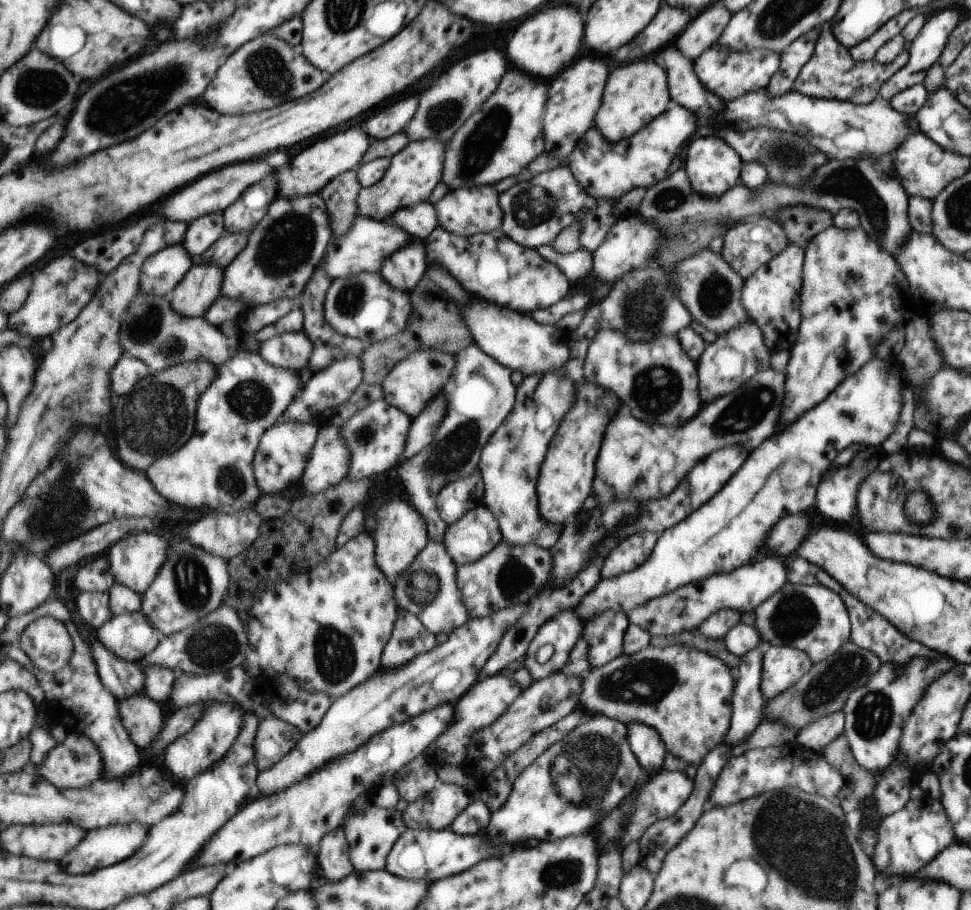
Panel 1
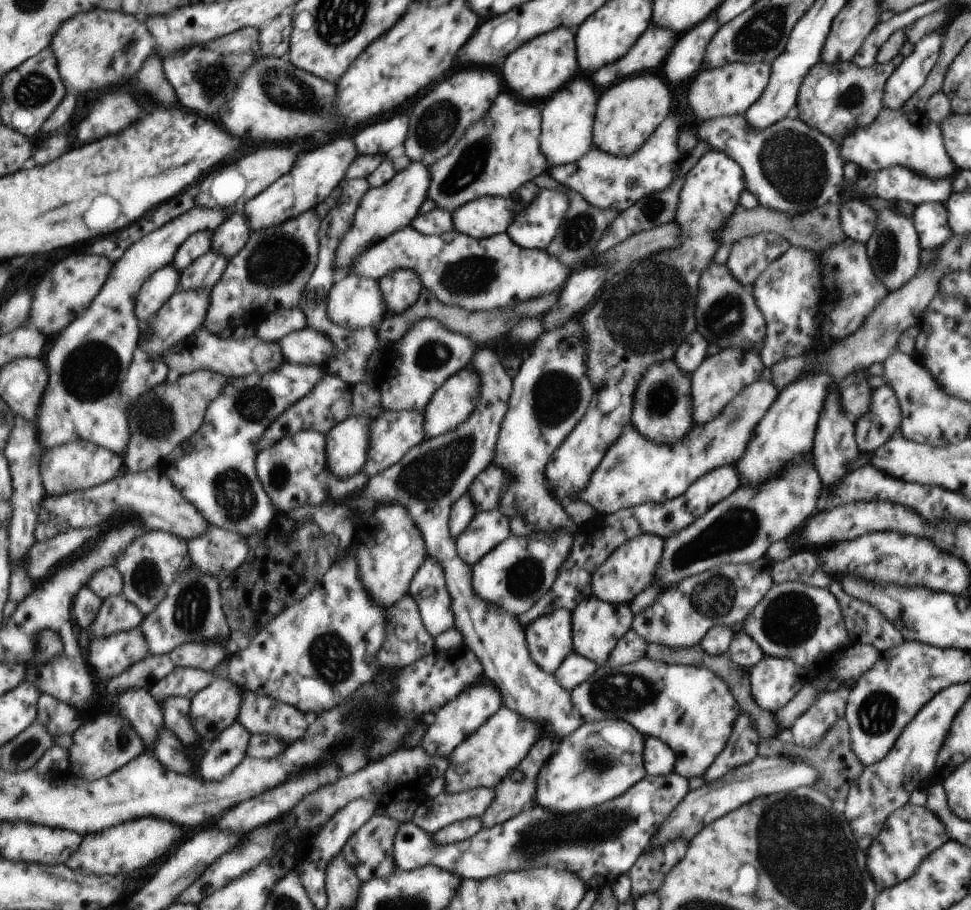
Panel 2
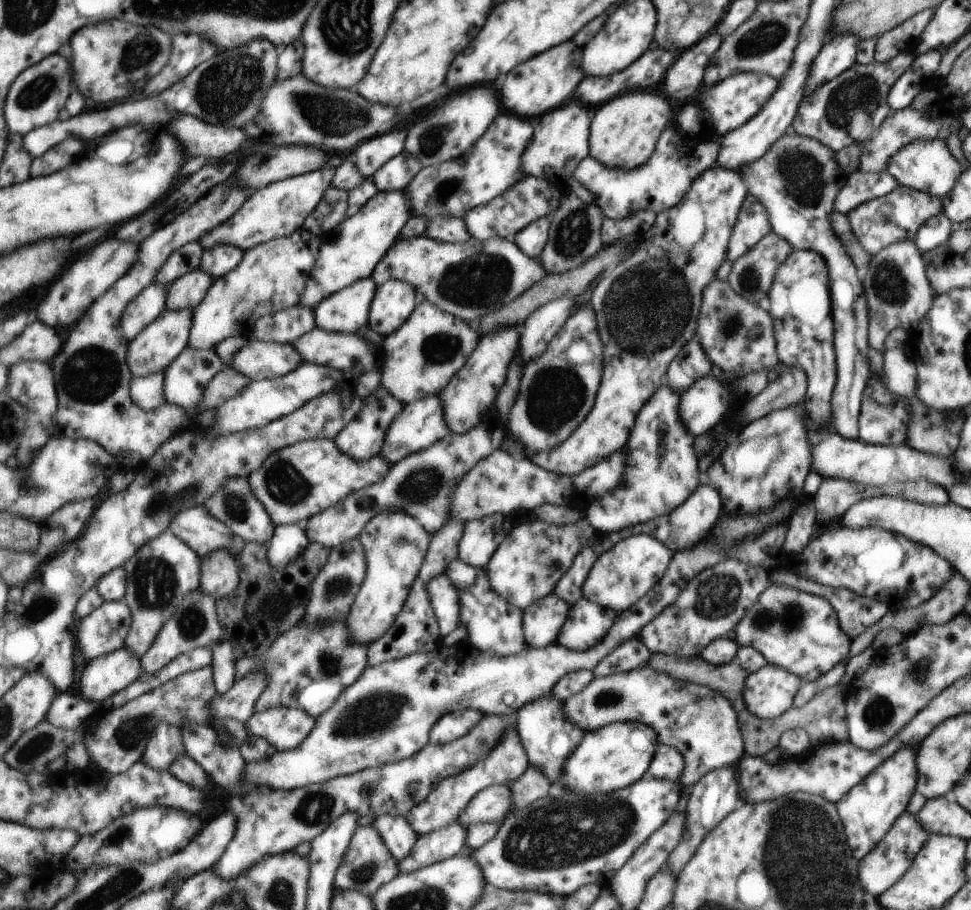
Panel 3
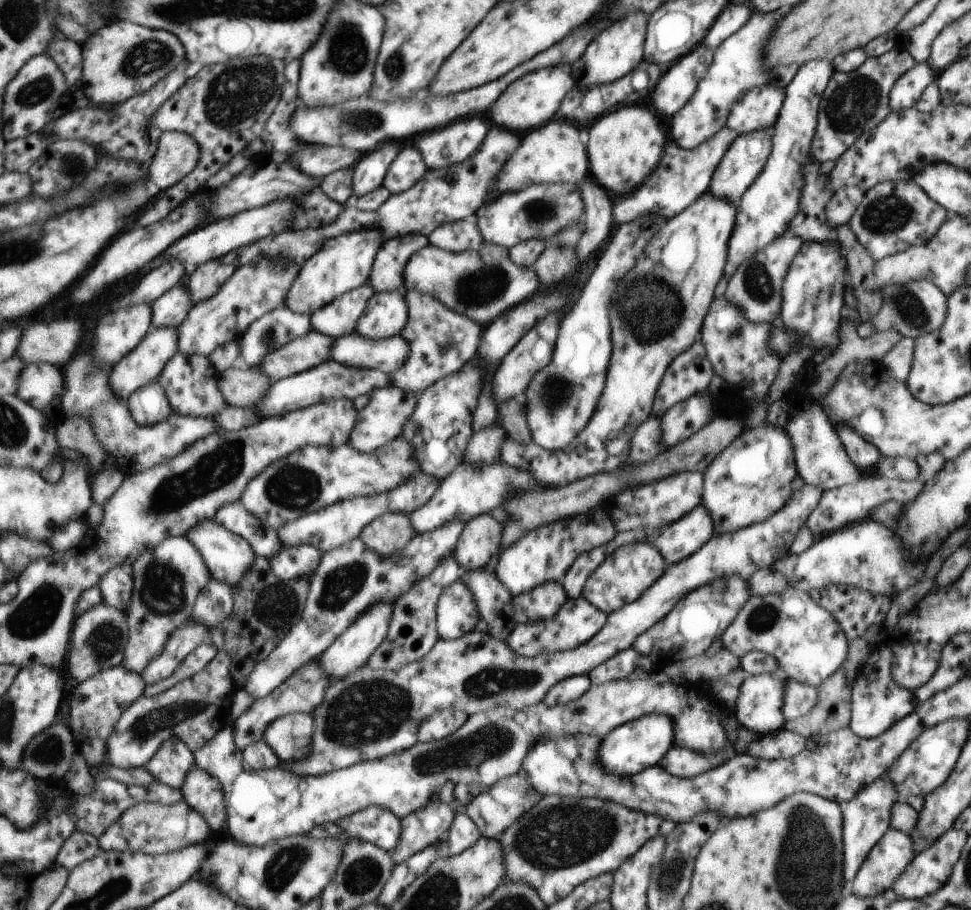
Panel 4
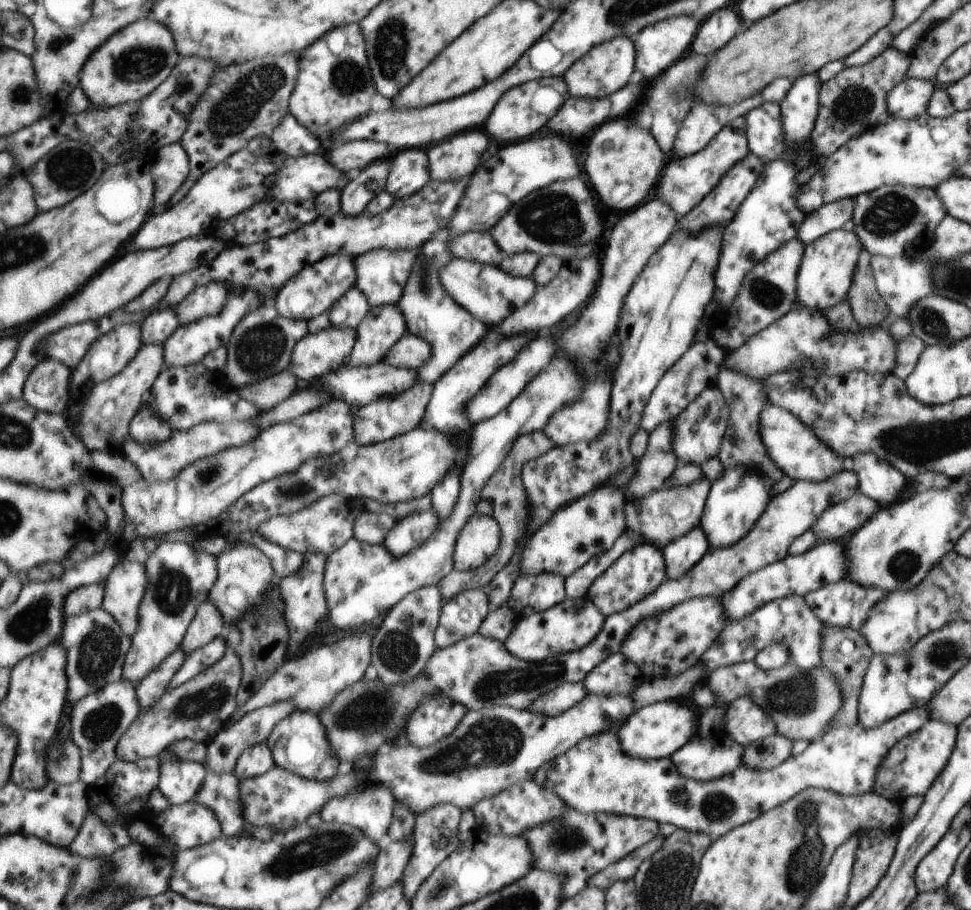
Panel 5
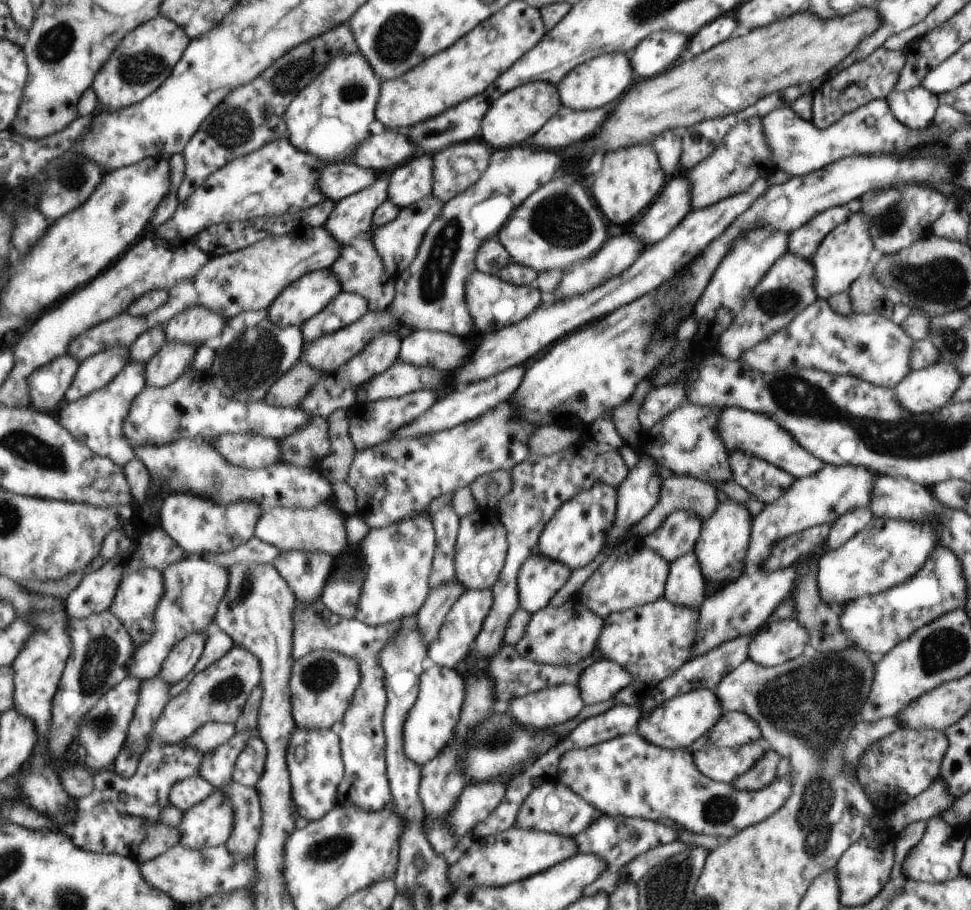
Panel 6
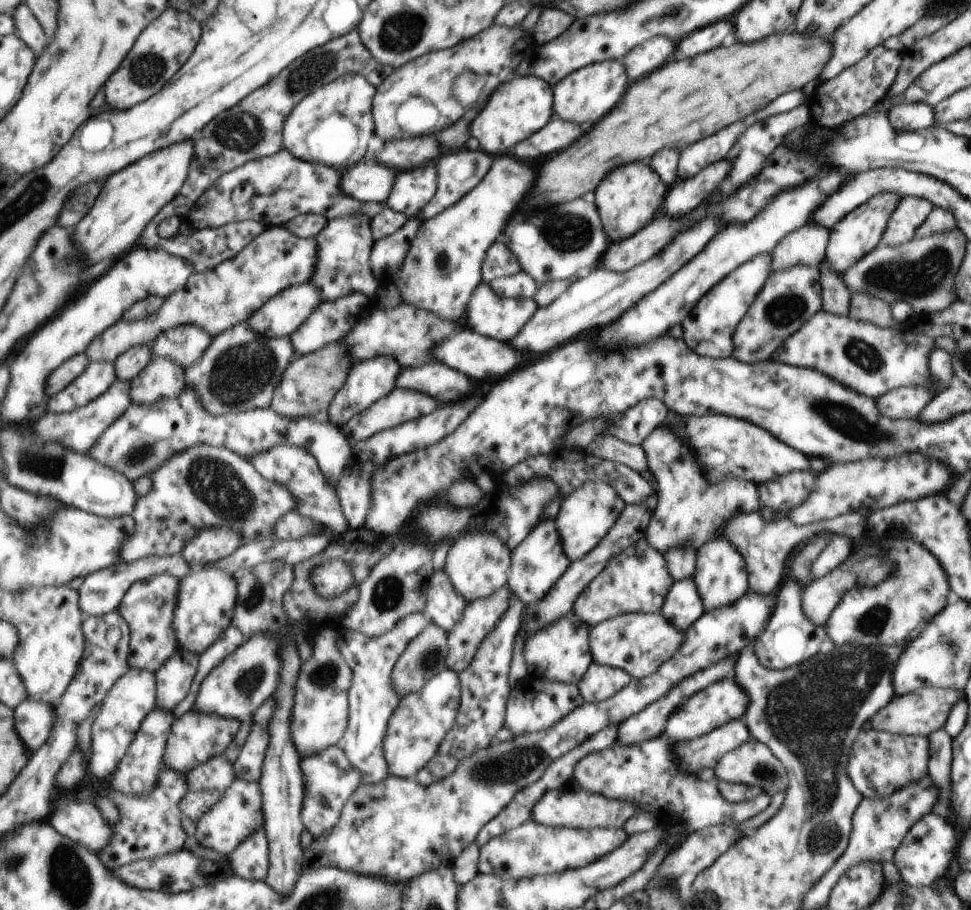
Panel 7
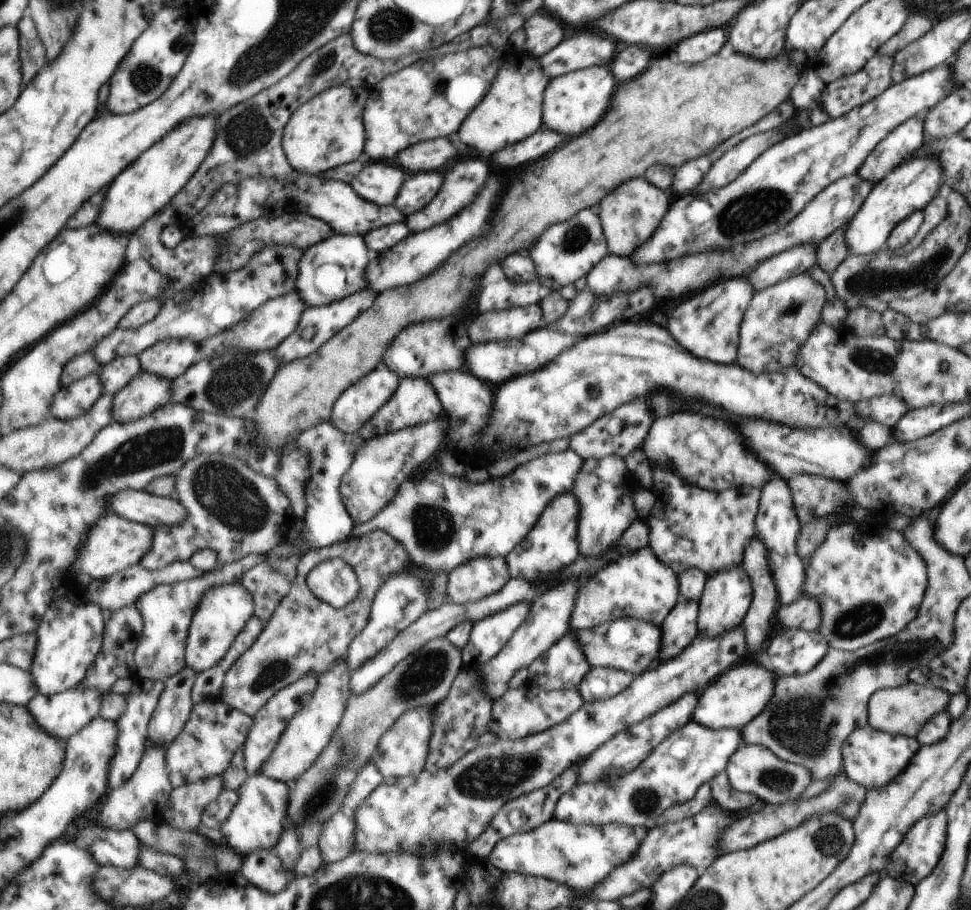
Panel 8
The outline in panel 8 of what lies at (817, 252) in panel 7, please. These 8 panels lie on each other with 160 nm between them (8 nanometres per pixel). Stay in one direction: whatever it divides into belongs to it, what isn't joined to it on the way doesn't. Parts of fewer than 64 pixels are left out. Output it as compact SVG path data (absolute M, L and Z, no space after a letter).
M813 245L794 246L761 261L746 278L751 280L754 291L762 291L786 278L805 273L815 264L816 252Z

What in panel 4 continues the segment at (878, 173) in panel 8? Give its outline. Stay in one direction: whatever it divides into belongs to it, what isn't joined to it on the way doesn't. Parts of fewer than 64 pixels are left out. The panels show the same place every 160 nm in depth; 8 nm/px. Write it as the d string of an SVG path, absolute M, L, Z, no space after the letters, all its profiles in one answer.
M916 63L891 87L888 94L888 105L891 112L916 106L921 93L935 81L936 72L926 63Z

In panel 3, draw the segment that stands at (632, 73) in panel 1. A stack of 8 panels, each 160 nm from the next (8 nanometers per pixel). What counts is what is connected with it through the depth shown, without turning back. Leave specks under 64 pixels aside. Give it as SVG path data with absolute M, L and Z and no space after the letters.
M627 92L608 100L593 112L589 156L610 169L631 170L647 162L655 152L659 132L671 118L665 98L649 92Z

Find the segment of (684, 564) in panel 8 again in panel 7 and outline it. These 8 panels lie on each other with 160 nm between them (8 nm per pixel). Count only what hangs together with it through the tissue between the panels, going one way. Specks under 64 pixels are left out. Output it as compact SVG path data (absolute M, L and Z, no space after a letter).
M668 420L655 427L640 445L646 456L646 468L655 478L657 486L653 522L649 522L649 530L645 529L644 537L649 538L657 550L667 553L689 544L696 552L707 540L725 536L722 534L725 520L731 519L733 514L752 513L760 509L760 494L755 484L739 478L729 478L717 484L707 482L687 450L688 443L668 429Z

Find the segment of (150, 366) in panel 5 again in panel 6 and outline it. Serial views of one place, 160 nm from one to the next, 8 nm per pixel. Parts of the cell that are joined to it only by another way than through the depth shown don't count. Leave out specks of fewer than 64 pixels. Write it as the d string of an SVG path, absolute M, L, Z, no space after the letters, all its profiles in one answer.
M129 362L115 381L88 397L80 398L79 401L65 402L58 408L56 416L61 426L77 440L85 443L95 454L110 458L124 467L136 457L134 448L124 437L124 422L127 421L137 396L147 387L146 364Z

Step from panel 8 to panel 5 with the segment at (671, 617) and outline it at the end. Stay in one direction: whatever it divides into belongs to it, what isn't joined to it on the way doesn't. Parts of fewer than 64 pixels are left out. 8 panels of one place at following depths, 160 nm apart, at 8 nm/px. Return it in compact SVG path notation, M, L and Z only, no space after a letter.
M697 528L693 530L693 534L687 534L685 538L679 538L677 542L671 542L661 550L665 552L663 556L667 579L677 580L701 560L701 556L707 552L707 542L701 530Z

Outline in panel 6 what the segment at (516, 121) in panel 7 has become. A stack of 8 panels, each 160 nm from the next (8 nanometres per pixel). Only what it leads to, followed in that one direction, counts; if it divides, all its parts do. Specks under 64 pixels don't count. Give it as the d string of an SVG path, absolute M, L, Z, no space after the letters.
M535 81L512 88L496 98L491 108L484 114L480 122L479 138L494 150L511 149L526 144L532 134L543 128L545 122L553 116L551 114L553 108L560 108L559 94L556 92L556 87L549 83Z

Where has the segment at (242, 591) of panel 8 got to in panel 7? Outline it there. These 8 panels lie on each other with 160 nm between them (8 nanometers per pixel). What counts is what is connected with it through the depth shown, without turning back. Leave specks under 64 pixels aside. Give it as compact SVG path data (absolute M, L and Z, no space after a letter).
M215 565L192 566L193 571L181 579L179 602L173 626L181 648L198 657L207 653L232 626L240 598L240 586L234 575Z

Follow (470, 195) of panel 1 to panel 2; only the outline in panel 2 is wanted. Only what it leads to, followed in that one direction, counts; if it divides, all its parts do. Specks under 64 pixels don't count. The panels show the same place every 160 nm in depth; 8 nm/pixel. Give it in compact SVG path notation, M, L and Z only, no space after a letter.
M532 181L517 192L517 198L483 196L459 206L451 212L453 231L473 239L505 233L511 220L523 212L537 196L540 188Z

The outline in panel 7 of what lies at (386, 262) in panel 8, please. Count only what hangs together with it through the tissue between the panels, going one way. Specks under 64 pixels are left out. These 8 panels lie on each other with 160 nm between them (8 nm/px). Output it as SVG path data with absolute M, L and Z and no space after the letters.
M510 153L494 158L492 168L479 184L455 205L421 222L403 264L392 278L405 304L433 310L433 314L439 314L442 319L461 320L467 300L481 282L485 250L501 234L503 224L533 184L533 170L517 162Z

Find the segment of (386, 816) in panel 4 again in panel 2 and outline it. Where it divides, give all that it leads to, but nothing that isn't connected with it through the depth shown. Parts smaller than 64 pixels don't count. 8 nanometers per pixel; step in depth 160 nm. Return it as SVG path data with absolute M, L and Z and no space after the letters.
M669 772L666 776L646 775L633 785L620 797L613 798L603 805L593 806L589 810L581 810L578 814L551 814L545 808L529 805L523 808L517 816L509 818L503 824L493 828L480 829L474 836L462 842L452 844L433 844L433 836L427 834L411 822L399 823L397 832L393 836L392 858L396 869L411 871L425 866L437 866L449 874L455 874L459 880L481 880L501 874L501 872L519 872L541 868L541 866L553 866L557 870L565 870L569 874L575 874L581 878L589 890L610 887L617 877L626 874L635 865L637 858L646 848L650 839L656 835L661 822L676 809L676 806L687 792L688 780L680 775Z

